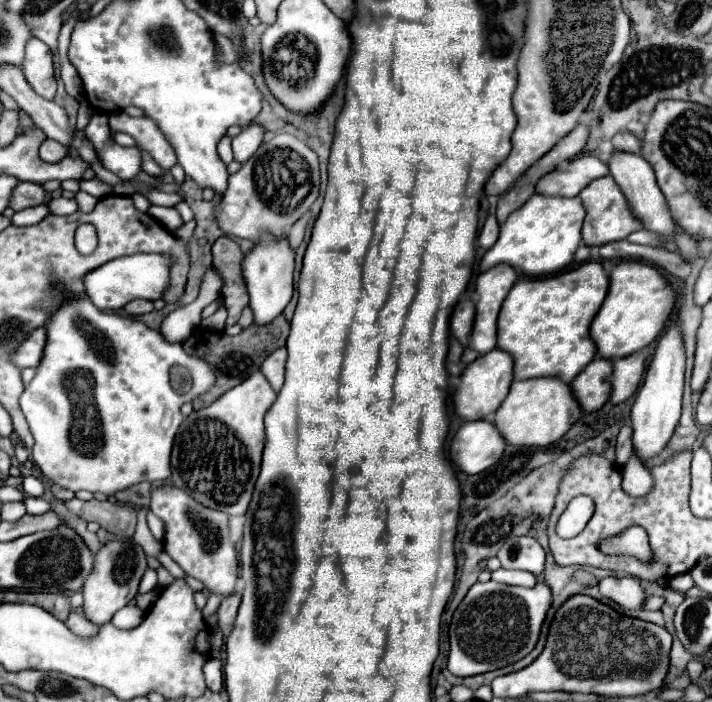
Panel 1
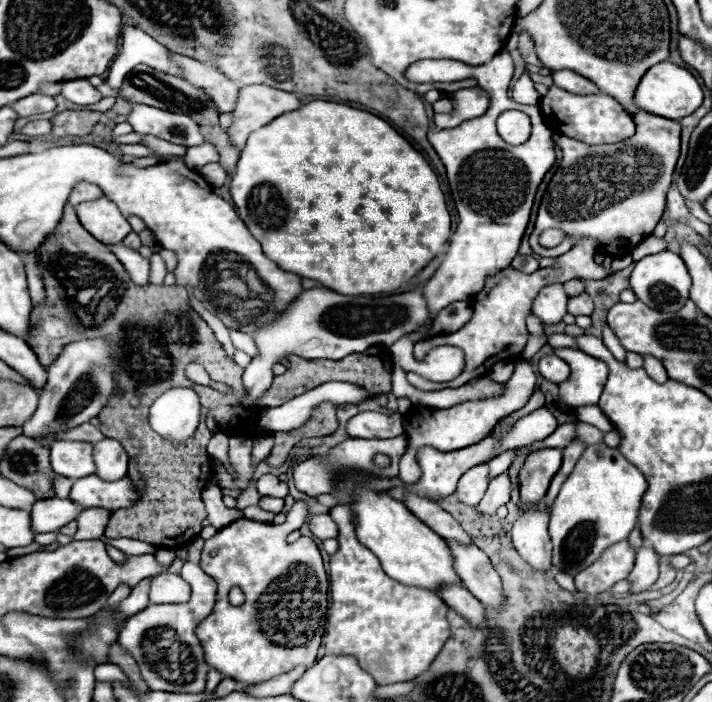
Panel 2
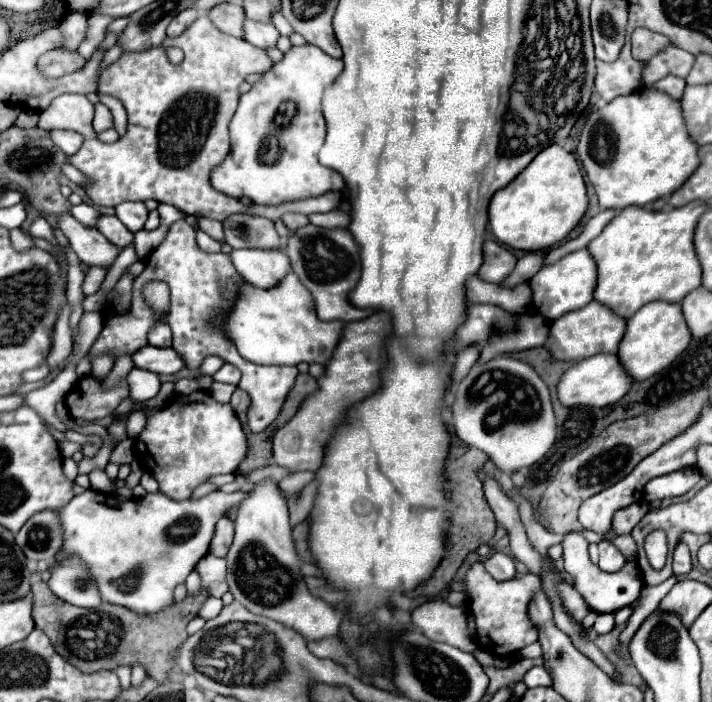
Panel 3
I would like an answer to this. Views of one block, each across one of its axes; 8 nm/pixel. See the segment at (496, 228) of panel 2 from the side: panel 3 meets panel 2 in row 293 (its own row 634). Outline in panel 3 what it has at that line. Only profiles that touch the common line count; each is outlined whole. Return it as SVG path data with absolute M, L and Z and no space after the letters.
M430 600L412 612L412 624L432 642L444 642L464 652L478 650L476 624L468 608L456 608L444 600Z

